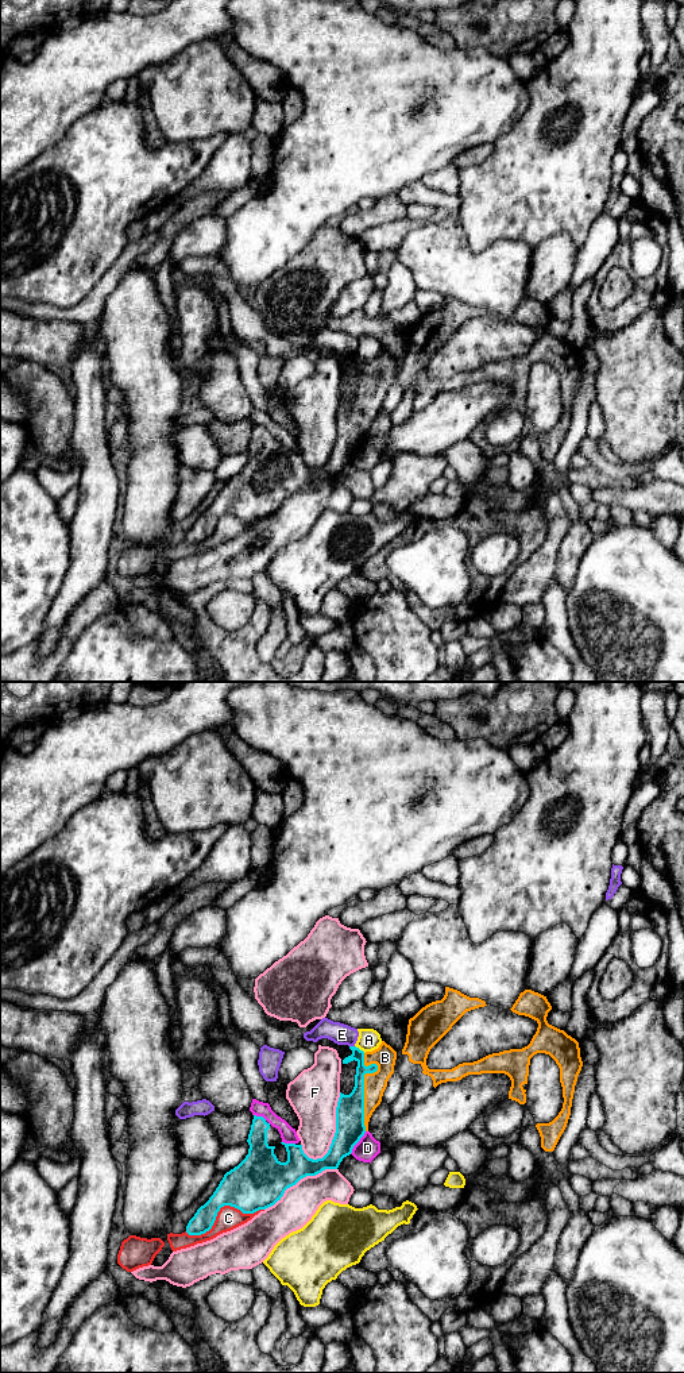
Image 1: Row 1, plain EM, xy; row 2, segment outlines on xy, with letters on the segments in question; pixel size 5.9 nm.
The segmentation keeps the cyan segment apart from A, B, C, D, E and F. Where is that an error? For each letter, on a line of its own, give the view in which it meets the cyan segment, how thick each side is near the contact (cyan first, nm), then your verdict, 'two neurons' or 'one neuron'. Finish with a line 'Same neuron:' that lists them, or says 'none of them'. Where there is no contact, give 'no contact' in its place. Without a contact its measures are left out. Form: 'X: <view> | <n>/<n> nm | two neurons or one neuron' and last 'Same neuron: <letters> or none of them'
A: xy | 70/140 nm | two neurons
B: xy | 180/140 nm | one neuron
C: xy | 300/140 nm | two neurons
D: xy | 180/140 nm | two neurons
E: xy | 70/130 nm | two neurons
F: xy | 180/280 nm | two neurons
Same neuron: B

